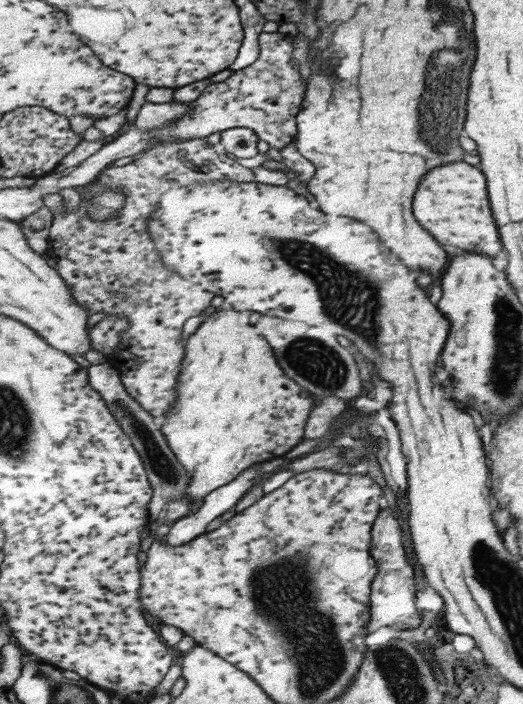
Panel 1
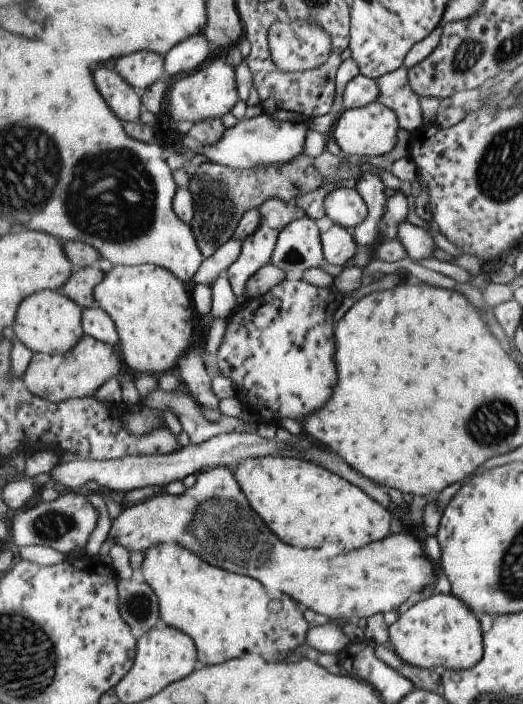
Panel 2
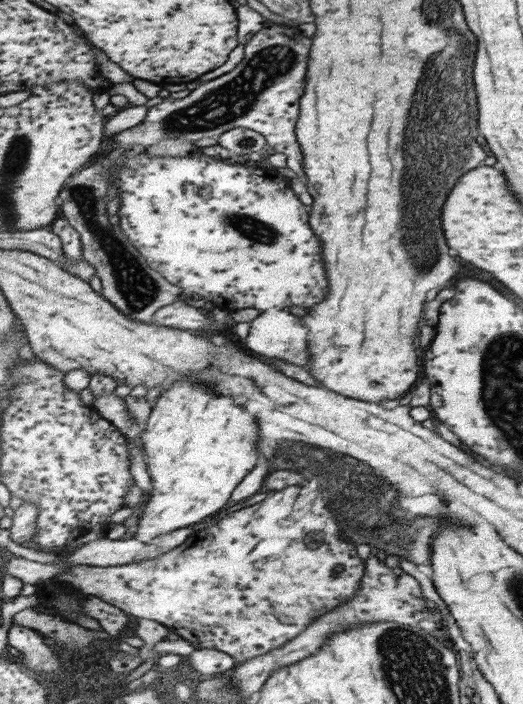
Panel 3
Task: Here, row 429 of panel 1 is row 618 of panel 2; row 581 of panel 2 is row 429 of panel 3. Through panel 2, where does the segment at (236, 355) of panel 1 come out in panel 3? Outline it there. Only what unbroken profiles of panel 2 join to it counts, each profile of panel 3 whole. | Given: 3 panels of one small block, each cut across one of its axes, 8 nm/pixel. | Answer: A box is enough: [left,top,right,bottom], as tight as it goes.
[130,380,261,542]

